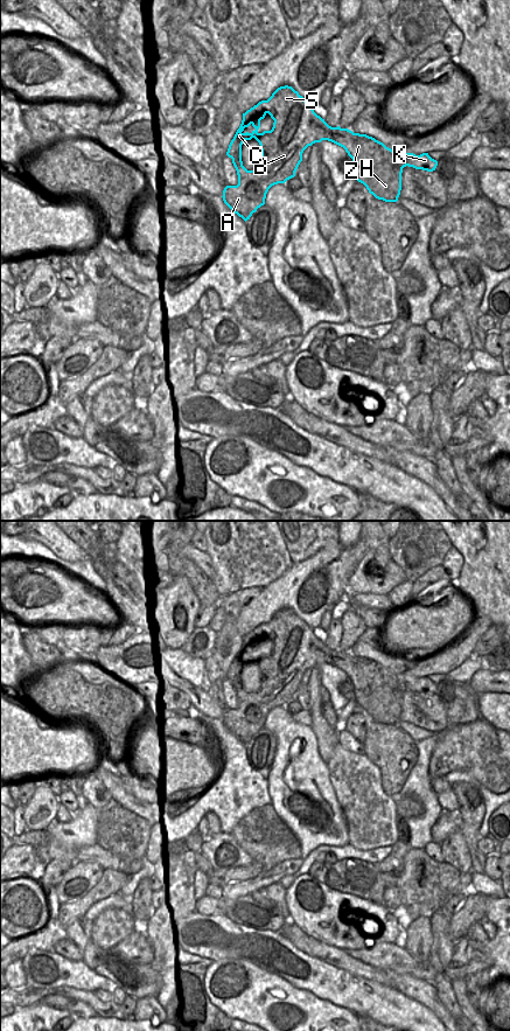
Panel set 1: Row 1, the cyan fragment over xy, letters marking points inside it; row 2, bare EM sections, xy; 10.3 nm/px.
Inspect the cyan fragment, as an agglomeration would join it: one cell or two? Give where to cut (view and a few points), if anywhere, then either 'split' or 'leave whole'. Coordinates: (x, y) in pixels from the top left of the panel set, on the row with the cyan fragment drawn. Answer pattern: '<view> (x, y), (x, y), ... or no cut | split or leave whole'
xy (404, 152), (404, 162), (406, 165) | split

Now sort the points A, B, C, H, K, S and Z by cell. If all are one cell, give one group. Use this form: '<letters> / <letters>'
A B C H S Z / K

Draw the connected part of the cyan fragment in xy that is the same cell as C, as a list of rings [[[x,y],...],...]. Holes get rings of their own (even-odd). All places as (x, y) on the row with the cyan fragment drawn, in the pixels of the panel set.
[[[292,86],[278,88],[267,100],[261,100],[245,113],[243,120],[231,140],[226,155],[232,159],[237,170],[238,184],[226,186],[223,190],[224,203],[245,222],[250,220],[258,208],[265,204],[268,189],[278,183],[285,183],[295,176],[302,161],[302,153],[315,142],[331,141],[345,149],[352,159],[356,180],[363,183],[370,194],[385,202],[397,202],[401,190],[401,173],[405,163],[405,151],[394,152],[383,142],[366,134],[354,133],[348,128],[331,127],[317,116],[313,105],[303,99]],[[270,114],[274,120],[271,131],[259,133],[260,120]],[[254,138],[261,149],[261,163],[254,170],[247,170],[242,161],[242,145],[245,140]]]

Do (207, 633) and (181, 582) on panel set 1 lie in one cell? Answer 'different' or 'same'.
different

